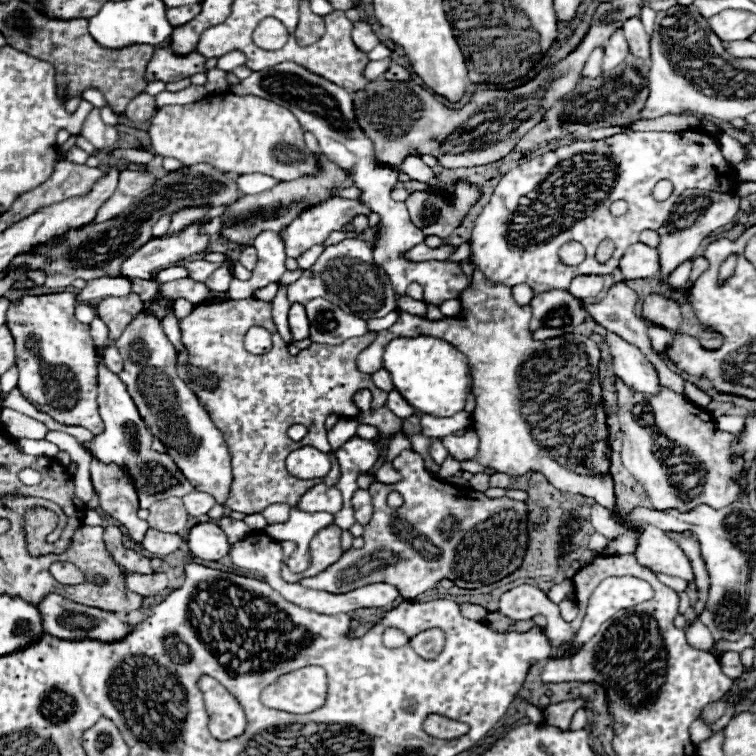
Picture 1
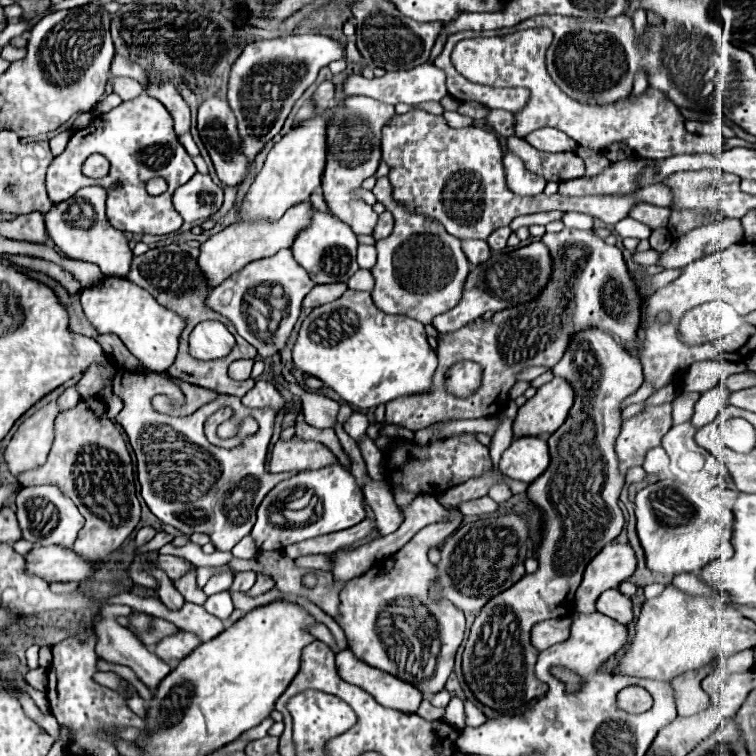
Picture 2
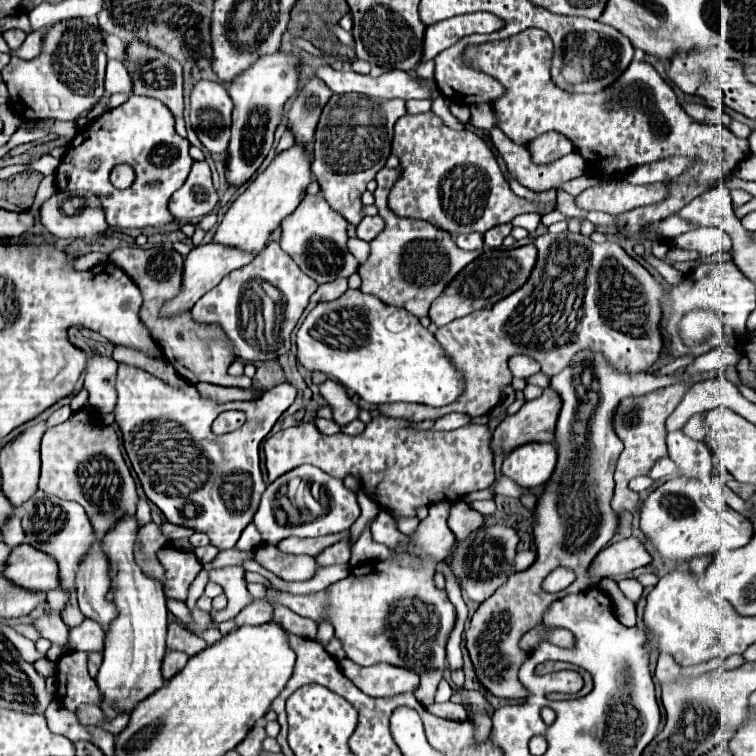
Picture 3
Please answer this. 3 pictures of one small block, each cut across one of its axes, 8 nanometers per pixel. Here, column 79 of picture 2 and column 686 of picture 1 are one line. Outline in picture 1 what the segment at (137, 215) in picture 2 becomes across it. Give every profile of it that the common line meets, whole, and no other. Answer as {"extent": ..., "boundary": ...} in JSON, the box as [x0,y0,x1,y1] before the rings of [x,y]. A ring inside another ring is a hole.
{"extent":[470,128,734,294],"boundary":[[[702,128],[684,130],[684,132],[626,132],[616,134],[604,140],[580,140],[570,146],[558,148],[544,156],[532,158],[526,164],[508,172],[496,186],[490,202],[484,206],[480,216],[474,222],[470,236],[470,262],[492,282],[502,282],[506,286],[528,284],[534,294],[548,290],[566,290],[572,278],[576,276],[606,276],[618,268],[618,262],[624,250],[630,244],[636,244],[642,230],[658,230],[666,224],[676,198],[684,190],[716,190],[726,192],[734,188],[734,176],[730,164],[722,158],[718,142],[706,134]],[[660,180],[670,180],[674,190],[668,200],[656,202],[652,198],[652,188]],[[614,200],[626,200],[628,212],[624,216],[612,216],[610,204]],[[610,238],[616,244],[616,250],[608,264],[598,264],[594,254],[598,244]],[[566,242],[580,242],[586,250],[586,258],[578,266],[566,266],[558,258],[560,246]]]}

